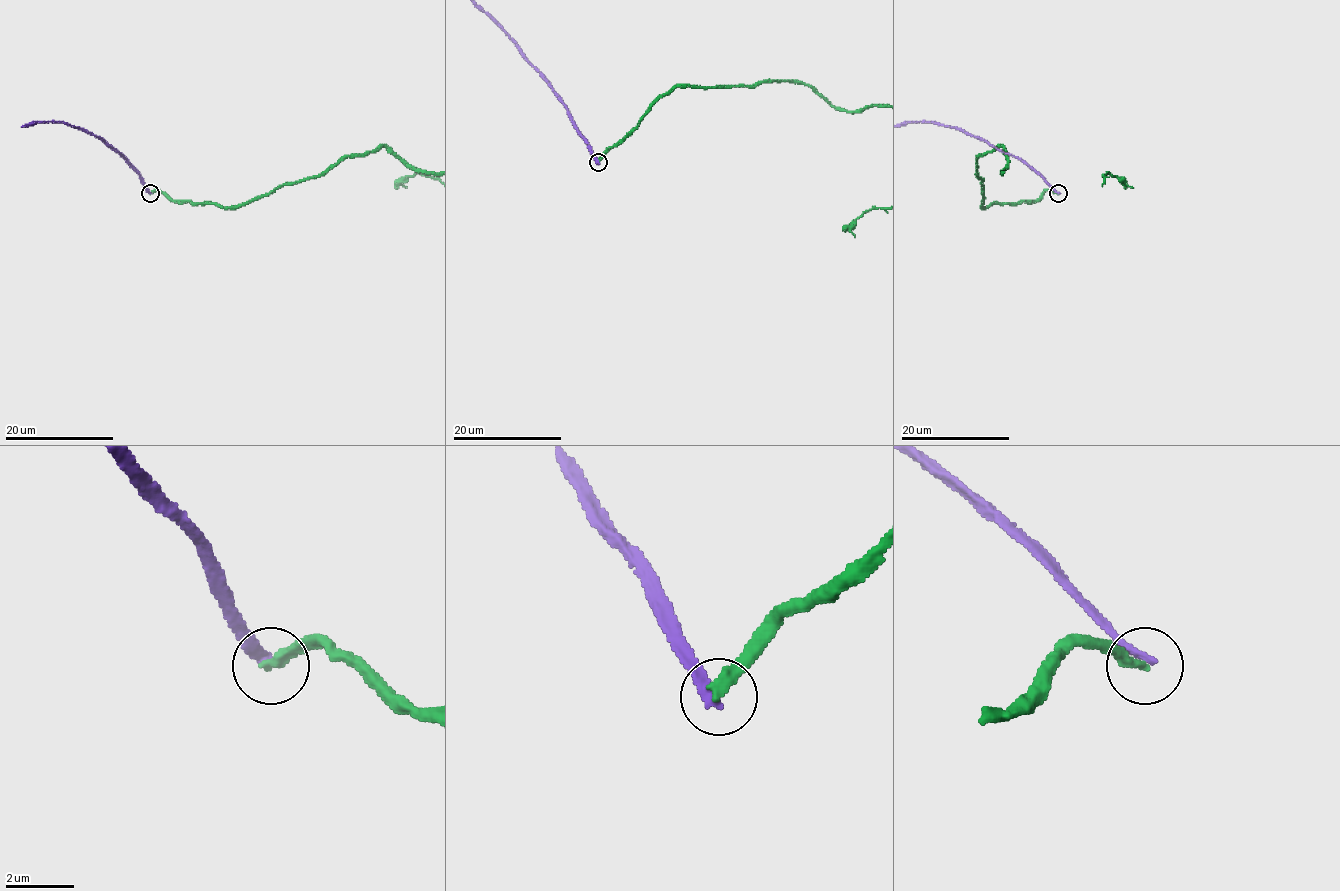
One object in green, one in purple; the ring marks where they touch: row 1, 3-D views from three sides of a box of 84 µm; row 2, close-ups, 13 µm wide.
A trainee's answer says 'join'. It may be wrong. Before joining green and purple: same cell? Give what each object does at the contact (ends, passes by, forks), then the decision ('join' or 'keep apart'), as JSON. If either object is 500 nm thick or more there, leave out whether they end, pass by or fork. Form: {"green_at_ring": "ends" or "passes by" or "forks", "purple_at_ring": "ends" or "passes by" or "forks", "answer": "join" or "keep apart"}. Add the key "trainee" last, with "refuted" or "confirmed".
{"green_at_ring": "ends", "purple_at_ring": "ends", "answer": "keep apart", "trainee": "refuted"}

